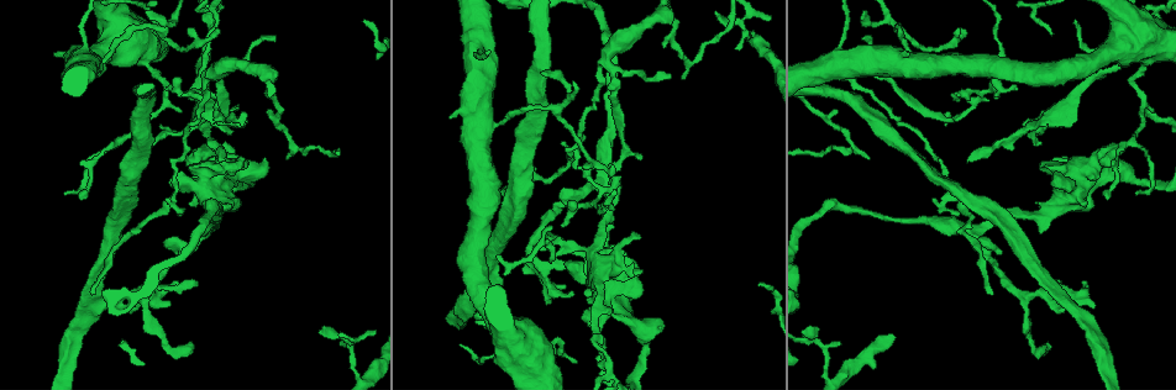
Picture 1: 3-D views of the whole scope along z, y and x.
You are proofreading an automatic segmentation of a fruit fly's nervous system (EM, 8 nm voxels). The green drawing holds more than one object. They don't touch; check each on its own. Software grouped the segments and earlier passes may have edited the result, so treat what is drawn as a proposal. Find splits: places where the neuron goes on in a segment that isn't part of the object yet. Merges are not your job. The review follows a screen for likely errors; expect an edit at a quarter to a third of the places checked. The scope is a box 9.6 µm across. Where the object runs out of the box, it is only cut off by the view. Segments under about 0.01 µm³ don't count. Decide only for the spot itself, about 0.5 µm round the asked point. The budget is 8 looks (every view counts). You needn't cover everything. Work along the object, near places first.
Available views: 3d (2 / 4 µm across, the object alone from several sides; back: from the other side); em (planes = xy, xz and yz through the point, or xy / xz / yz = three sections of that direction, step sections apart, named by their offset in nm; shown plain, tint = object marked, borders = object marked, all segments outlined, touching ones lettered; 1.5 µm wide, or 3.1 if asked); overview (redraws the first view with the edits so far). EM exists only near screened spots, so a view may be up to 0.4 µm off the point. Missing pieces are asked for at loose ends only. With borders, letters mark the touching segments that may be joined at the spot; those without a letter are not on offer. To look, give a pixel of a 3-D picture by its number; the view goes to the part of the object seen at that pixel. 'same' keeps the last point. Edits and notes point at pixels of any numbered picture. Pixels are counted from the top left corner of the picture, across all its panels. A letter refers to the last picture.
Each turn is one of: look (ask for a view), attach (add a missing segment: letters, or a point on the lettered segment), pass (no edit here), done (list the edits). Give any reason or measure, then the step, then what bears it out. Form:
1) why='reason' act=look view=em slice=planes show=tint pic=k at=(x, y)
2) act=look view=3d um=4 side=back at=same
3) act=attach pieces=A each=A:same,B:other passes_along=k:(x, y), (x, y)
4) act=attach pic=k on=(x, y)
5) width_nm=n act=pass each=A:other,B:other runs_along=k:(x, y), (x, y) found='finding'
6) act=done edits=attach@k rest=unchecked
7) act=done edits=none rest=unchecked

why='free end' act=look view=3d um=2 pic=1 at=(90, 294)

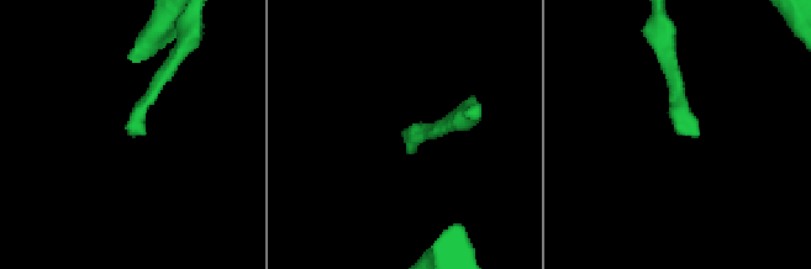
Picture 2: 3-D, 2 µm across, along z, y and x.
why='now the EM' act=look view=em slice=xz step=4 show=borders pic=2 at=(409, 151)

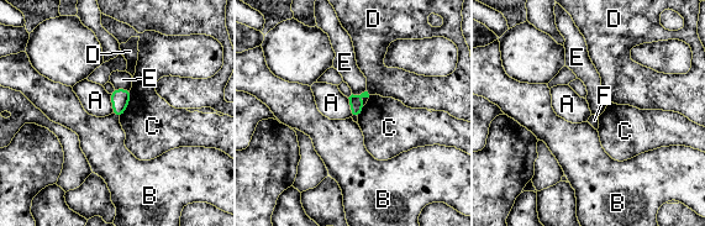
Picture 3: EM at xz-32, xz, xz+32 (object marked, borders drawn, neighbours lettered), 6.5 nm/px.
act=look view=em slice=planes show=borders at=same

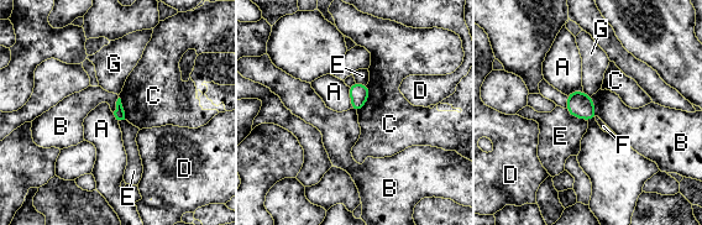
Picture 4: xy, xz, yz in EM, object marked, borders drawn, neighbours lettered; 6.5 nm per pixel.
longest_contact=C:200nm act=pass each=A:other,B:other,C:other,D:other,E:other,F:other,G:other border=4:(590, 97), (597, 115) found='no lettered segment goes on from it'

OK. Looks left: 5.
why='free end' act=look view=em slice=planes show=borders pic=1 at=(550, 261)

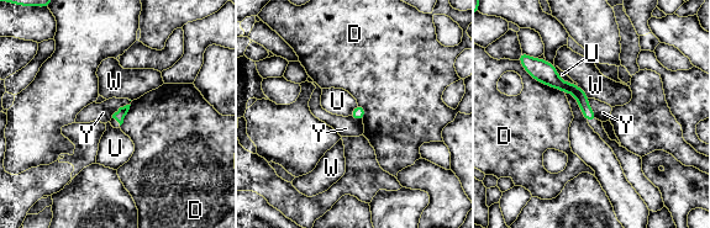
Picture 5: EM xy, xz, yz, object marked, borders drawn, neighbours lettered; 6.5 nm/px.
longest_contact=D:340nm act=pass each=D:other,U:other,W:other,Y:other found='no lettered segment goes on from it'

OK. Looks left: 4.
why='thin end' act=look view=3d um=4 side=back pic=1 at=(285, 159)

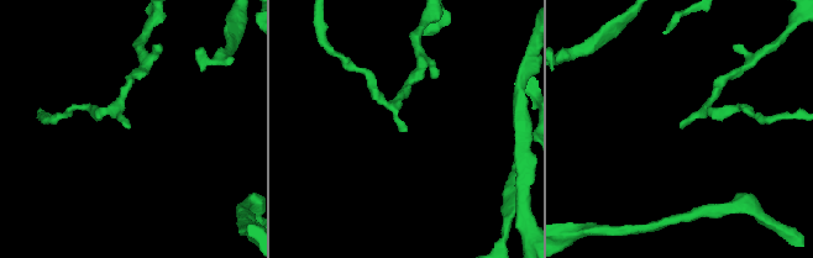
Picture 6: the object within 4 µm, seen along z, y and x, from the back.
why='shape alone is not enough' act=look view=em slice=planes show=borders pic=6 at=(683, 126)

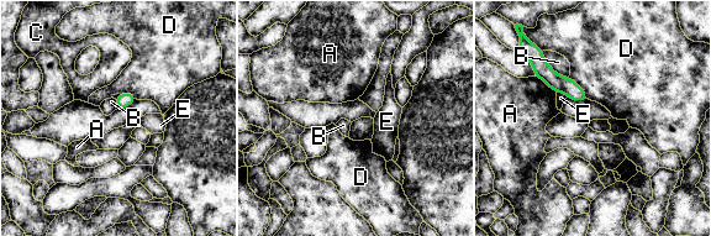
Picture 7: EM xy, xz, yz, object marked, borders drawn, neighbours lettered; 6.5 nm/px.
act=pass each=A:other,B:other,C:other,D:other,E:other runs_along=7:(536, 67), (583, 98) found='no lettered segment goes on from it'

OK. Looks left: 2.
act=done edits=none rest=unchecked

